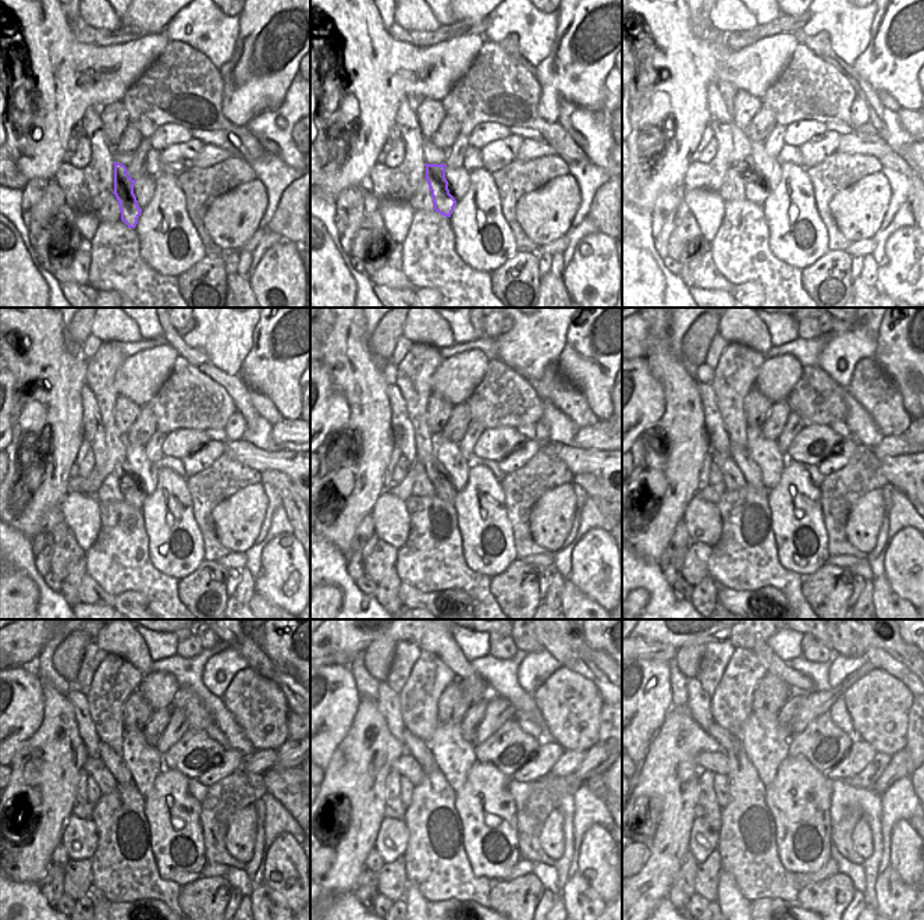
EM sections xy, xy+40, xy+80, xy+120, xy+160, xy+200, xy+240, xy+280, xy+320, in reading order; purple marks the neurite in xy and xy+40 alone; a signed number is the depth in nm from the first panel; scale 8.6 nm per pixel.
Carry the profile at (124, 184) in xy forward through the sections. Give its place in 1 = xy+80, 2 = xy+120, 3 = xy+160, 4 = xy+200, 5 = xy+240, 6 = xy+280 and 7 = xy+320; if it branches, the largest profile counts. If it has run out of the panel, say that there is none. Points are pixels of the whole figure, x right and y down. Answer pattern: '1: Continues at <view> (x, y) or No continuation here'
1: Continues at xy+80 (754, 191)
2: Continues at xy+120 (131, 489)
3: Continues at xy+160 (440, 478)
4: Continues at xy+200 (752, 472)
5: Continues at xy+240 (114, 762)
6: Continues at xy+280 (420, 750)
7: Continues at xy+320 (725, 739)

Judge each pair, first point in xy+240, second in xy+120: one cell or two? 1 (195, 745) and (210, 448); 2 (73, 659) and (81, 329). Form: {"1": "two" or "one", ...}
{"1": "two", "2": "one"}

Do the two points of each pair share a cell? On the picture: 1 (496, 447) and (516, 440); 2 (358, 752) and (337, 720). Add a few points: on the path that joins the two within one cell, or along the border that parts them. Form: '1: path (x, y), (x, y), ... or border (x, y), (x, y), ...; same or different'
1: path (501, 441), (511, 440); same
2: border (359, 703), (348, 732), (333, 753); different

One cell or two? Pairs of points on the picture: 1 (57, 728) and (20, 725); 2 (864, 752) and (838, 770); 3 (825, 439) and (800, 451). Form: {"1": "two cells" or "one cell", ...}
{"1": "two cells", "2": "one cell", "3": "one cell"}

